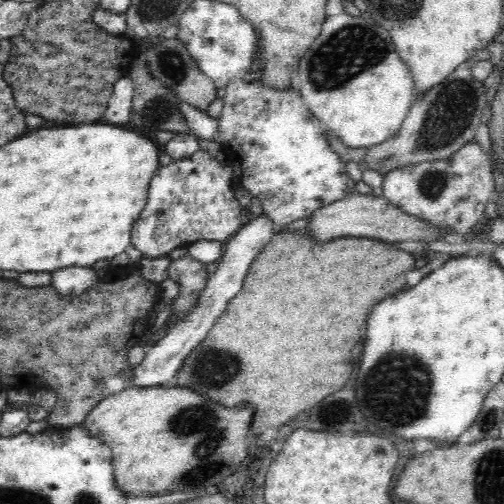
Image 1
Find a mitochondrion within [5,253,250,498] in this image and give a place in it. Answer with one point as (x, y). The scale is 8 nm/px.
(199, 421)

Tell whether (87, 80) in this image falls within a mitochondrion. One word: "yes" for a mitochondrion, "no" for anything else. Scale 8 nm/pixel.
no

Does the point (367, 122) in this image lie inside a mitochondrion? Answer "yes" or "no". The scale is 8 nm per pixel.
no

